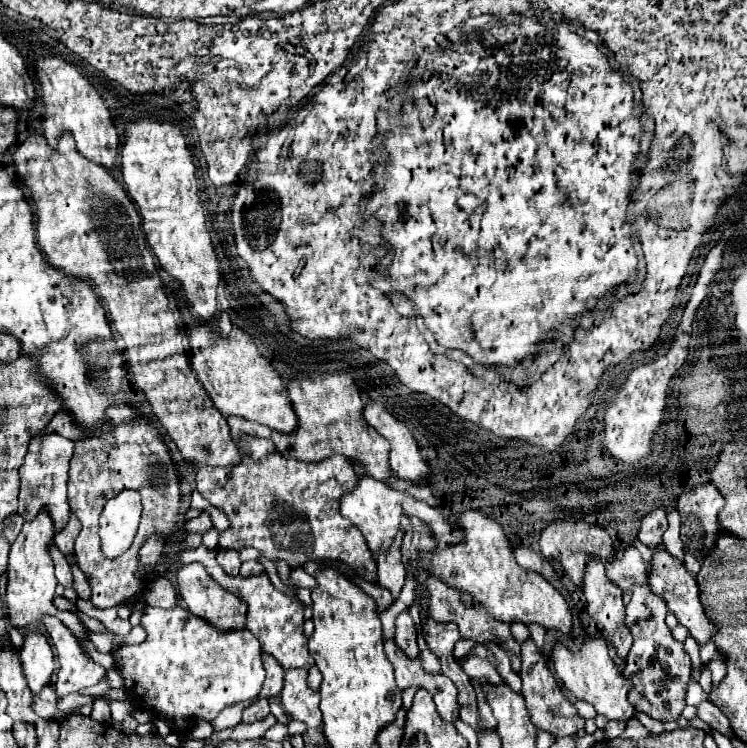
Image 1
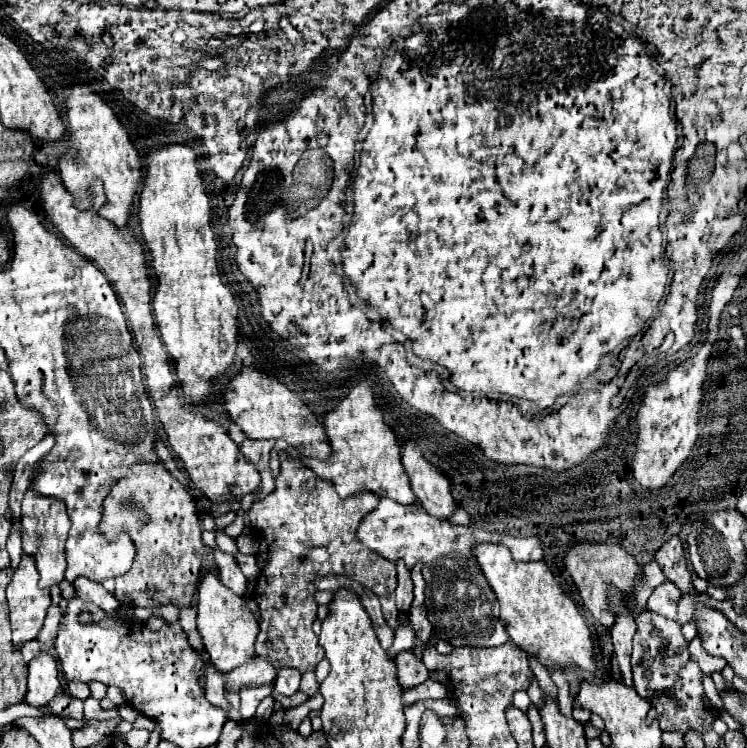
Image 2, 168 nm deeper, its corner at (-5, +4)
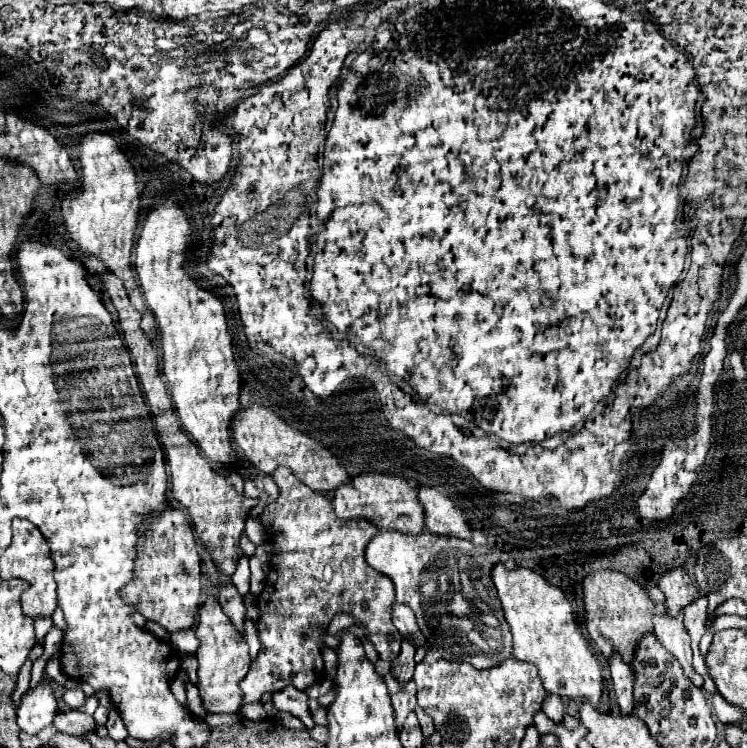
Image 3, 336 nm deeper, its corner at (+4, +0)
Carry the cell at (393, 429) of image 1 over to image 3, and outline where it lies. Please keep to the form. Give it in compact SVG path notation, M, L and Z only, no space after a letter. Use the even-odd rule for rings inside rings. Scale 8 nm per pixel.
M420 488L418 498L426 508L426 528L438 536L456 536L470 540L470 526L464 520L460 508L450 498L440 494L436 488Z

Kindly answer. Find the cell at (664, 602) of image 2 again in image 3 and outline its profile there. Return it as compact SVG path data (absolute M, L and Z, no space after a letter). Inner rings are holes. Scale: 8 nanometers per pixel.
M668 614L658 616L658 620L654 620L654 634L662 642L662 646L680 662L684 676L690 678L694 686L702 688L704 678L700 674L696 674L696 670L692 666L690 636L682 624L682 614L676 618L670 618Z

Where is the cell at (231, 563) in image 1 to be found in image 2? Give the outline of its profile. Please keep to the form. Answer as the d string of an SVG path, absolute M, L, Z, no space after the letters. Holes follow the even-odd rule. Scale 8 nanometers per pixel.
M215 552L215 564L219 566L219 574L221 574L221 582L235 594L243 596L245 594L245 584L247 578L243 576L237 560L233 556L227 556L223 552Z

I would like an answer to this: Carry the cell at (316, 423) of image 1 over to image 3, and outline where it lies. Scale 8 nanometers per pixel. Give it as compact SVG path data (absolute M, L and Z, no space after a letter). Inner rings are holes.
M360 474L352 478L350 484L340 486L334 492L332 506L340 520L368 520L380 530L396 530L408 536L418 536L424 532L424 508L418 502L418 492L408 486L408 482L394 474Z

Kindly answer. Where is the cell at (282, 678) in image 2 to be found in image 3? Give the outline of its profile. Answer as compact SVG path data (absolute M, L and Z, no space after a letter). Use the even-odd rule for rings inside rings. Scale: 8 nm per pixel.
M288 686L280 692L274 692L274 706L282 712L288 712L296 716L308 730L312 730L316 724L312 720L310 708L308 708L308 696L302 690L296 690L294 686Z

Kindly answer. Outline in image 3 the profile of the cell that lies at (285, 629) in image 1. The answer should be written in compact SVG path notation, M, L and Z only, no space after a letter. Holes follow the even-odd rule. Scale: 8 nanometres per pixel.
M294 478L294 486L280 486L280 498L270 504L260 522L266 528L268 540L278 548L278 554L272 558L272 570L266 578L268 588L258 598L260 608L260 642L264 652L258 654L258 660L252 662L250 672L242 680L244 702L258 702L264 692L278 692L286 686L296 686L298 690L306 690L312 686L320 672L324 670L322 648L324 642L318 642L336 614L350 614L358 624L366 626L366 638L374 644L378 656L382 660L392 660L400 654L398 630L392 624L392 604L394 604L394 584L388 576L374 572L364 560L364 550L368 542L378 534L374 524L366 524L366 520L338 520L334 514L332 502L326 496L316 494L304 482Z

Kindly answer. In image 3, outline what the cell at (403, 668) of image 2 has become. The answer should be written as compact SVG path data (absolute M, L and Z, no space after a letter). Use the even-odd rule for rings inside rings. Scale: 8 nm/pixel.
M390 674L384 676L384 684L388 686L388 692L392 696L392 708L394 708L394 716L396 716L396 728L400 732L406 716L410 712L414 712L414 708L416 708L416 688L414 688L414 682L398 684Z

